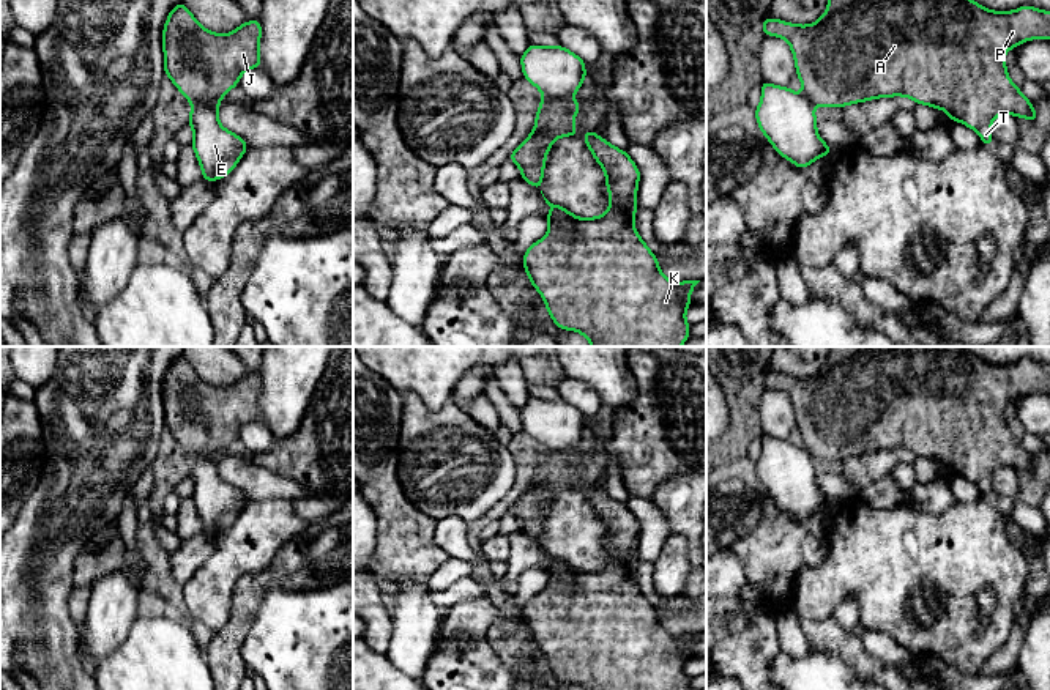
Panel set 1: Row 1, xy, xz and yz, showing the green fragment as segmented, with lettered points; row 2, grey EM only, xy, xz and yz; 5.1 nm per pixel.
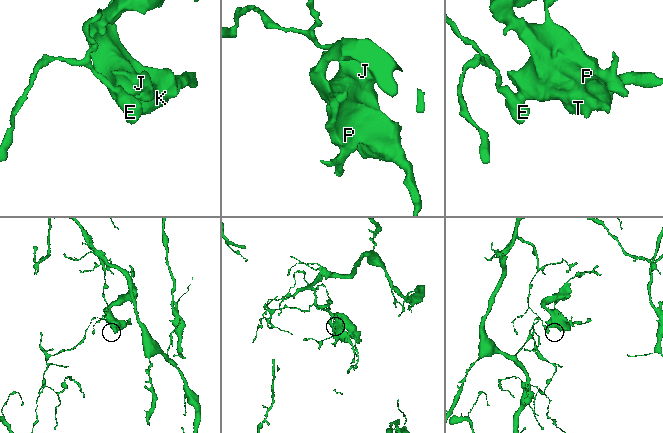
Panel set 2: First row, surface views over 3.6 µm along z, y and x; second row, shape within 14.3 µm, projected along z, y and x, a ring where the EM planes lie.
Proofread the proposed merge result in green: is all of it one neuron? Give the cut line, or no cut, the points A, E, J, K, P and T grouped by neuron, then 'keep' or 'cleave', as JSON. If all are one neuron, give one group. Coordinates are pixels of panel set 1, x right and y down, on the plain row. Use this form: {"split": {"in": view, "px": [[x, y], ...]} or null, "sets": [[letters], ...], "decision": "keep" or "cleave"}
{"split": {"in": "xz", "px": [[544, 449], [571, 451]]}, "sets": [["A", "J", "K", "P", "T"], ["E"]], "decision": "cleave"}

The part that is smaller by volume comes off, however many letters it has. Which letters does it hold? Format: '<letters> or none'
A, J, K, P, T

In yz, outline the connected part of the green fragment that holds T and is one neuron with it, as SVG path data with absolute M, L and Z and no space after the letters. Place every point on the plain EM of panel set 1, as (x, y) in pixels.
M829 347L825 367L810 378L766 370L765 388L788 394L802 447L812 458L845 460L877 451L905 449L916 457L943 462L951 474L974 482L984 499L993 496L992 474L1001 466L1037 474L1033 455L1007 428L1004 406L1020 395L1050 392L1050 364L1023 358L1014 364L992 364L963 347Z

